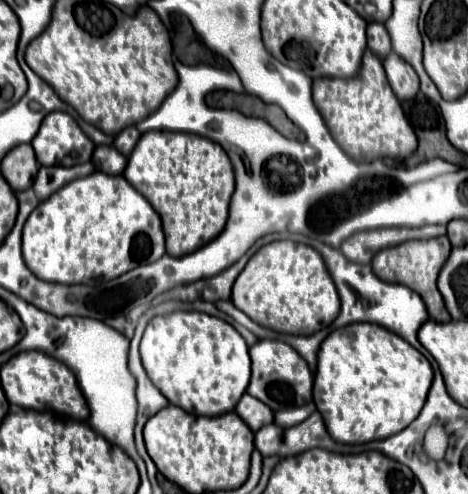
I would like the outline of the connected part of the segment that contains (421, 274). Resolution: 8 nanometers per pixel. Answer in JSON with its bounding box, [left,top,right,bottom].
[372,236,450,322]

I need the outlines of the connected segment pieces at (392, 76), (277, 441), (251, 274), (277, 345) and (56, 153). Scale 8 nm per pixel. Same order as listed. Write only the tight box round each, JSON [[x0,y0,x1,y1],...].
[[382,52,420,102],[254,424,284,456],[232,240,340,336],[248,340,314,412],[32,112,94,166]]

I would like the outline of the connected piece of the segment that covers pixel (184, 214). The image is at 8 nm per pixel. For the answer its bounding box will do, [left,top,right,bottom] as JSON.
[124,130,234,256]

